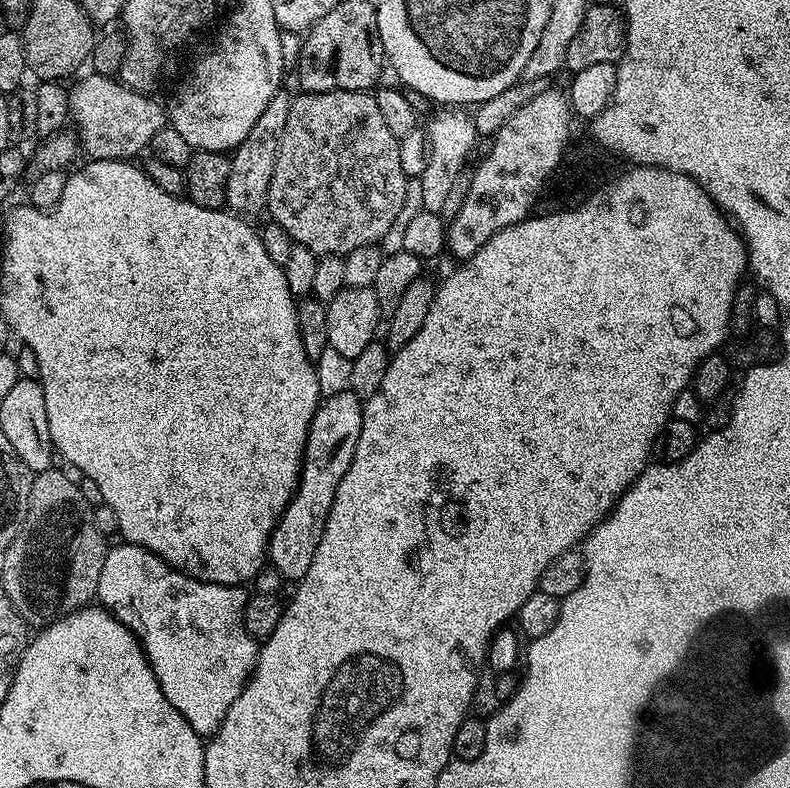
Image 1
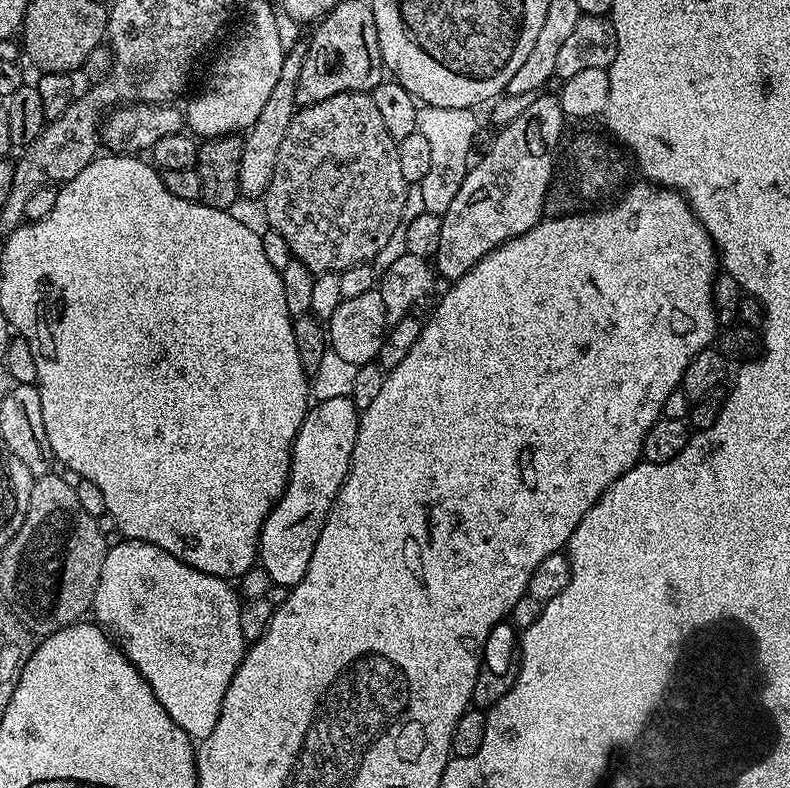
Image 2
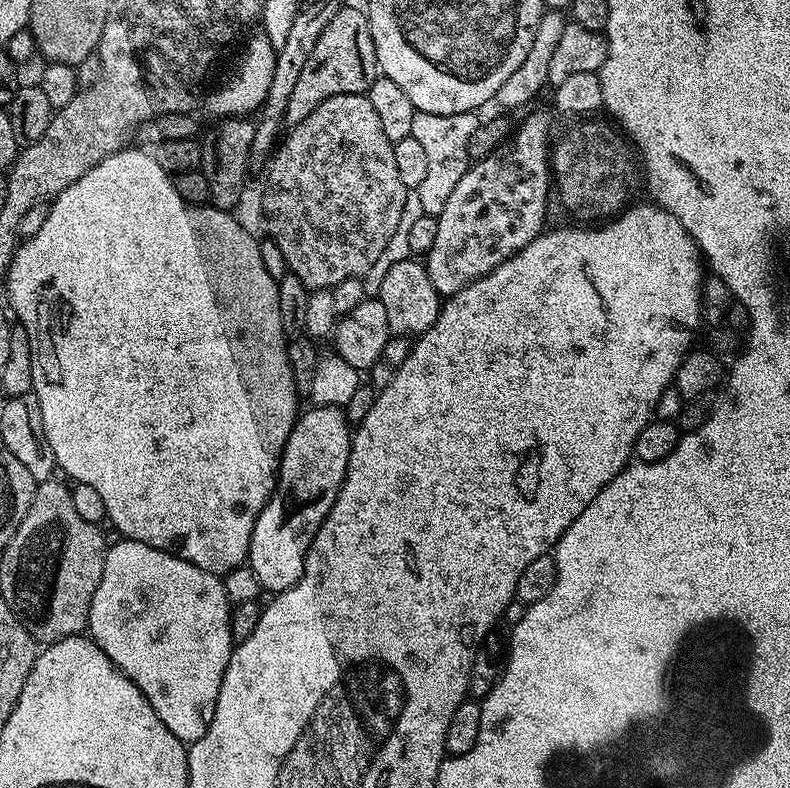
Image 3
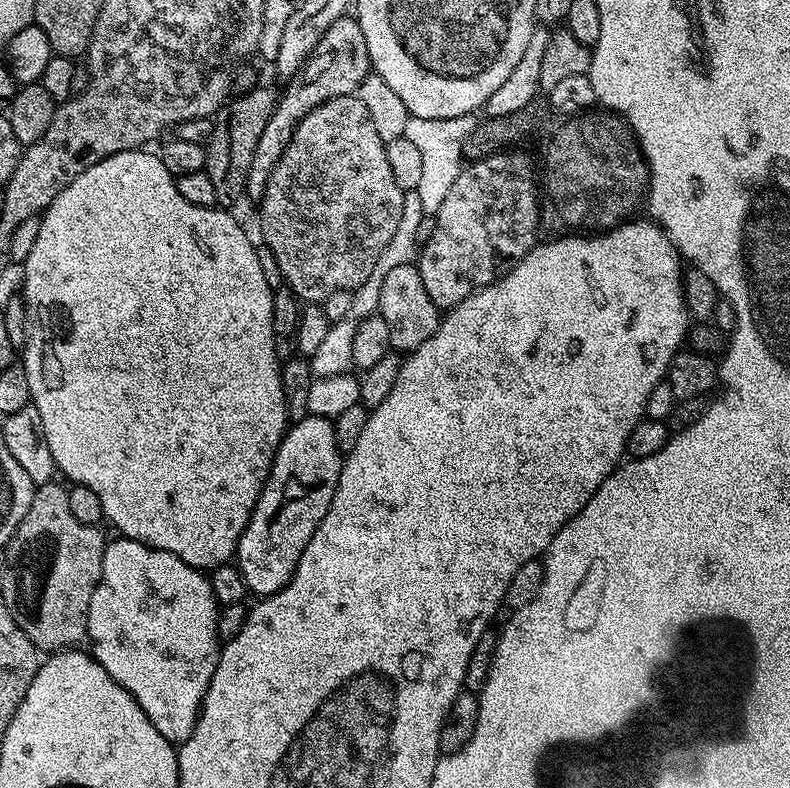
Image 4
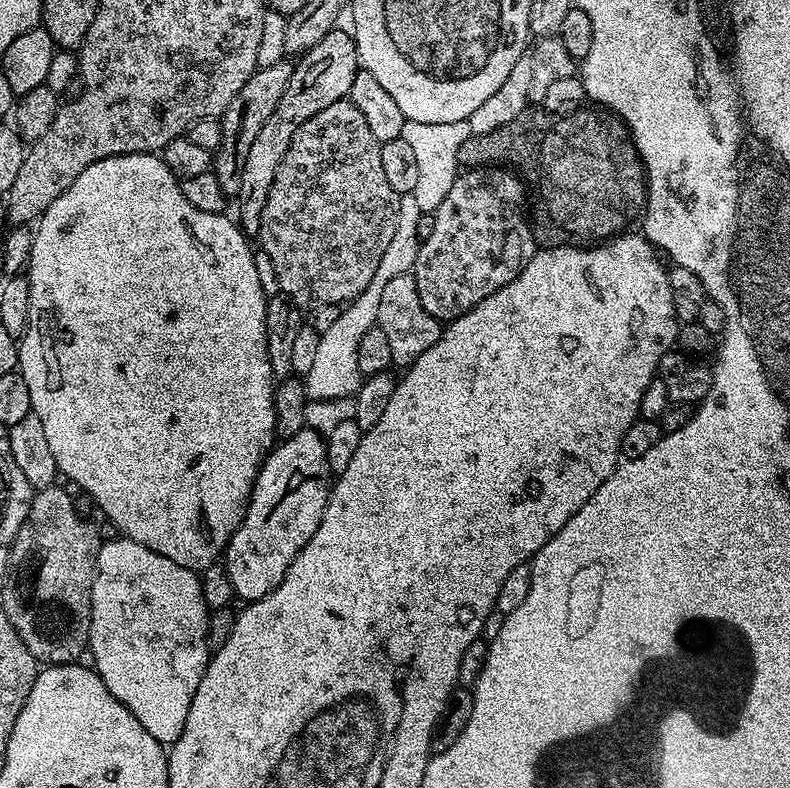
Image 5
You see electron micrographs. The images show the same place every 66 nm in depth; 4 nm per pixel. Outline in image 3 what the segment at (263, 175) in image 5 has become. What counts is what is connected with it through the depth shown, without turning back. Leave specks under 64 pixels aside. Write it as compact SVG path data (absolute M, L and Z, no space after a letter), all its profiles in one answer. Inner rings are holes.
M337 7L334 18L330 18L326 30L322 30L322 38L318 38L318 46L314 46L314 54L310 54L302 74L298 74L294 94L290 94L290 102L286 102L284 124L291 126L302 122L302 118L326 102L326 98L334 98L338 94L367 93L377 75L374 38L370 34L367 11Z

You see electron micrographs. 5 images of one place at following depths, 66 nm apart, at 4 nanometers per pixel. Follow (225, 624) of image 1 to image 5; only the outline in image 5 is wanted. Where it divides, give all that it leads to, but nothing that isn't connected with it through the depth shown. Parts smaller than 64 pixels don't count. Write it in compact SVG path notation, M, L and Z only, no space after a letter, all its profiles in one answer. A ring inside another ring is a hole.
M127 538L105 539L96 556L88 648L106 690L146 726L159 744L171 746L186 726L194 690L210 659L208 618L200 576Z

